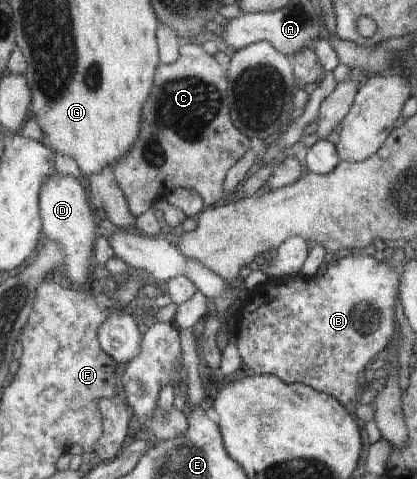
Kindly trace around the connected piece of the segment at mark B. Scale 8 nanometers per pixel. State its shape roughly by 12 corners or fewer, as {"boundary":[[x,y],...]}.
{"boundary":[[353,252],[238,306],[241,361],[354,415],[400,273]]}

